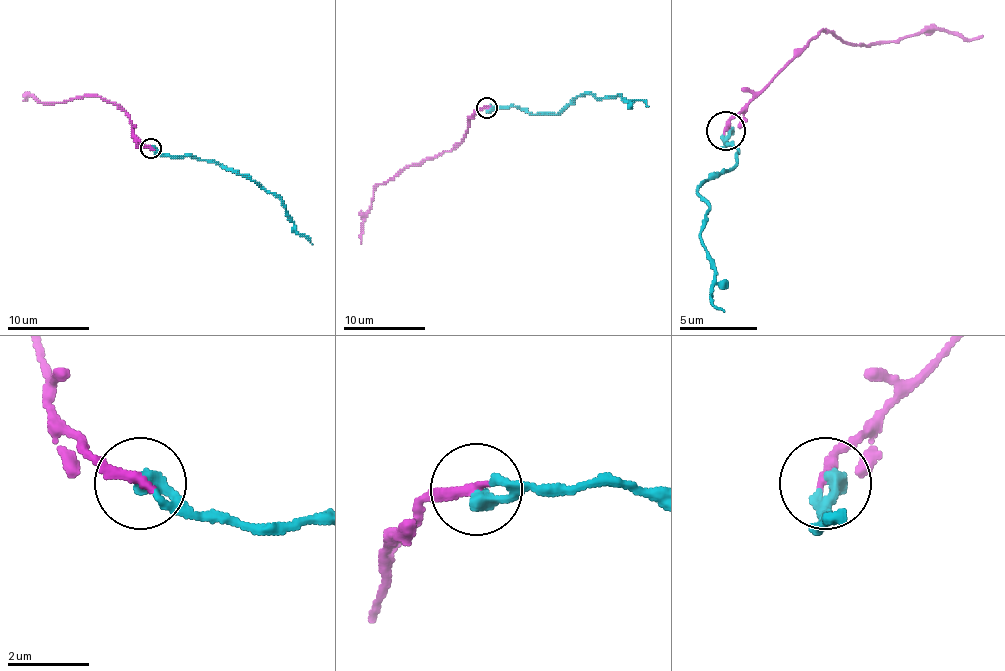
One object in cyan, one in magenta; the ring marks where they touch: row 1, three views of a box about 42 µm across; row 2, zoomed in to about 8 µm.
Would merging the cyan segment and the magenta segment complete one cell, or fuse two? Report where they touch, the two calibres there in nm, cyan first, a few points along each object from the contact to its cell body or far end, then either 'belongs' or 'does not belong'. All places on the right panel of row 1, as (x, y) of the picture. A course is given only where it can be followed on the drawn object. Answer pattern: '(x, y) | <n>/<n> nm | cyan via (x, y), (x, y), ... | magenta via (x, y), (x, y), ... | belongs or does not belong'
(726, 131) | 380/280 nm | cyan via (727, 130), (723, 145), (738, 161), (699, 192), (711, 301), (723, 312) | magenta via (727, 130), (820, 32), (875, 44), (937, 28), (984, 36) | belongs

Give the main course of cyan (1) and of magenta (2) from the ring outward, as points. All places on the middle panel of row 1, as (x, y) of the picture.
1: (486, 108), (558, 114), (578, 96), (591, 94), (617, 94), (648, 106)
2: (486, 108), (476, 112), (459, 143), (435, 157), (406, 165), (377, 186), (365, 219), (361, 243)

